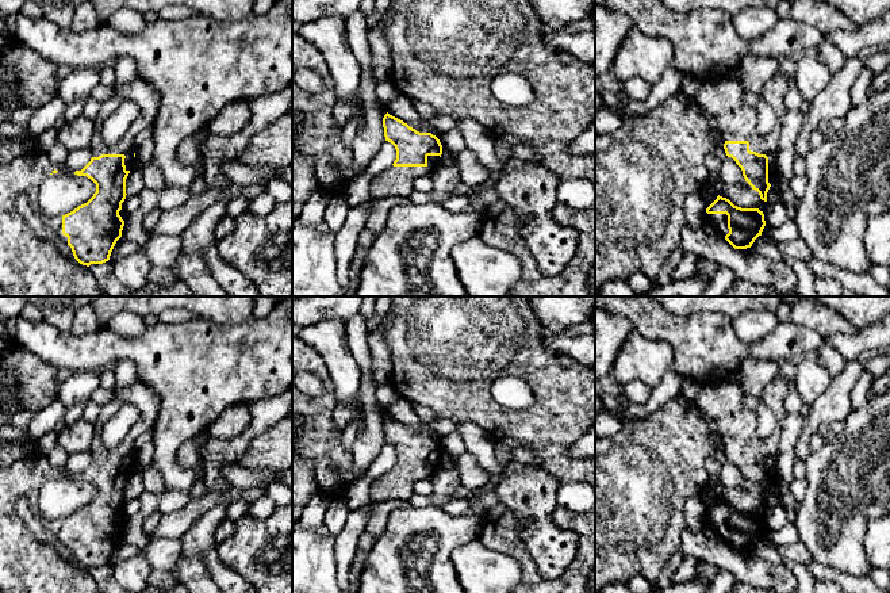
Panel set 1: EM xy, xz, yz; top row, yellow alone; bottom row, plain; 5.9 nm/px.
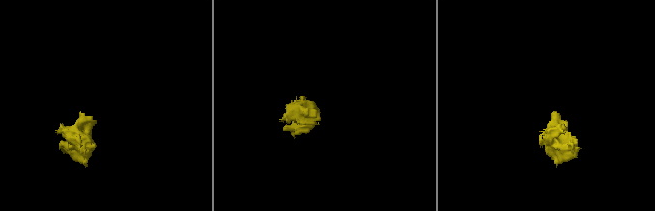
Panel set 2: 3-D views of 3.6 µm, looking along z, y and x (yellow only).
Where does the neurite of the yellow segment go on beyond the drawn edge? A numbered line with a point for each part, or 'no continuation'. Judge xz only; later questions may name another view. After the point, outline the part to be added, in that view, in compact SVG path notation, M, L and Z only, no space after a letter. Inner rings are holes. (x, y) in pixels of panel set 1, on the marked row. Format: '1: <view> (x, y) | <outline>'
1: xz (395, 182) | M427 156L426 167L391 165L371 180L371 198L406 198L413 191L414 181L423 175L431 175L438 164L440 156Z

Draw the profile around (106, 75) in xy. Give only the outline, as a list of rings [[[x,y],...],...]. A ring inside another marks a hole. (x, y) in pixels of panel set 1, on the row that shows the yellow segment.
[[[108,64],[99,69],[99,83],[107,87],[114,87],[115,84],[115,70],[112,64]]]

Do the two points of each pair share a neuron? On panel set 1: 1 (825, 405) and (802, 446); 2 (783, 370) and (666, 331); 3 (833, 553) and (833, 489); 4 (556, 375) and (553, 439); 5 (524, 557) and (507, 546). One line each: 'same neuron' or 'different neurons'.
1: same neuron
2: different neurons
3: same neuron
4: same neuron
5: same neuron

